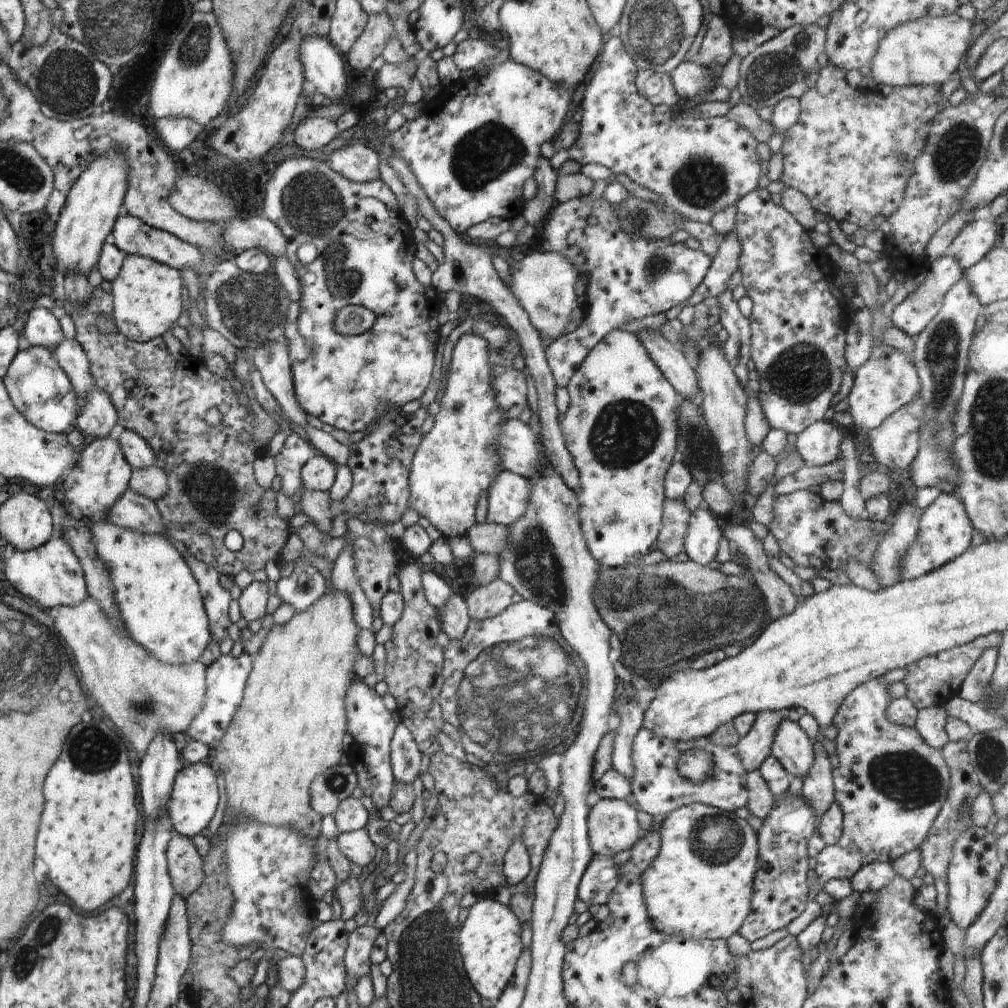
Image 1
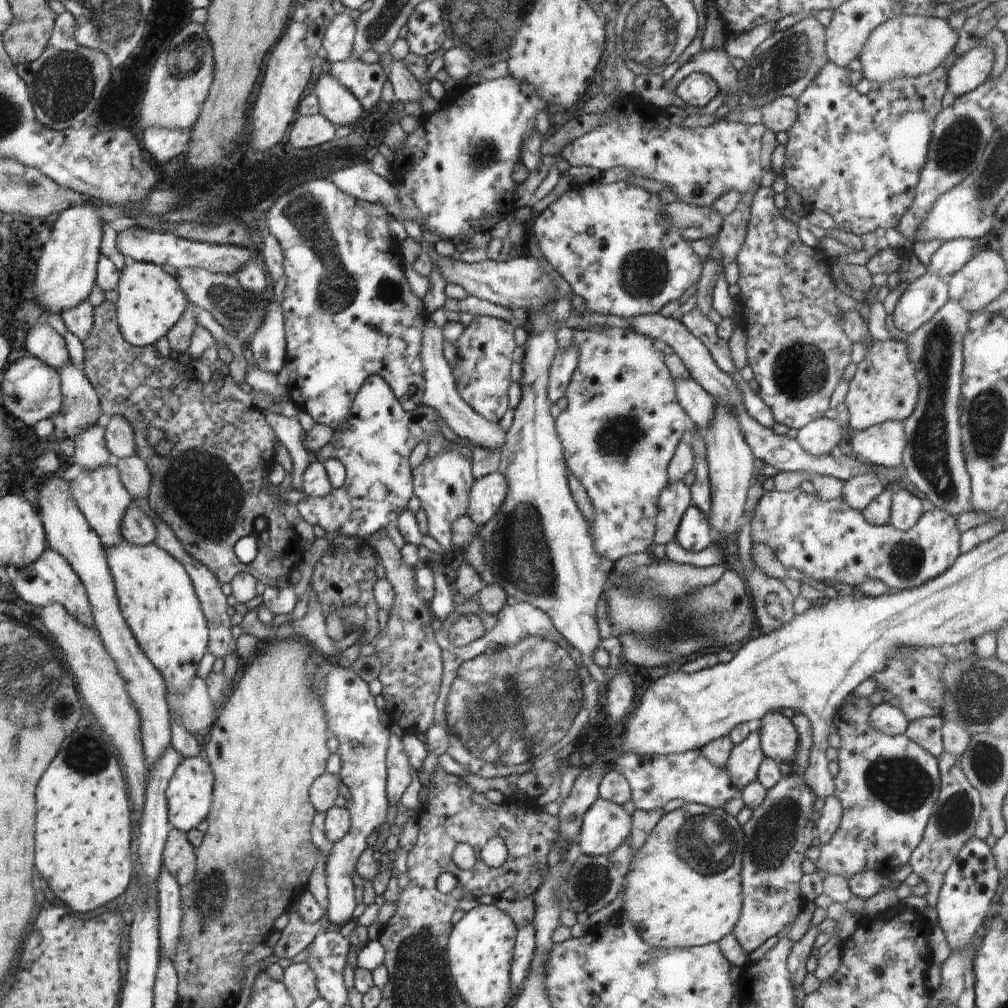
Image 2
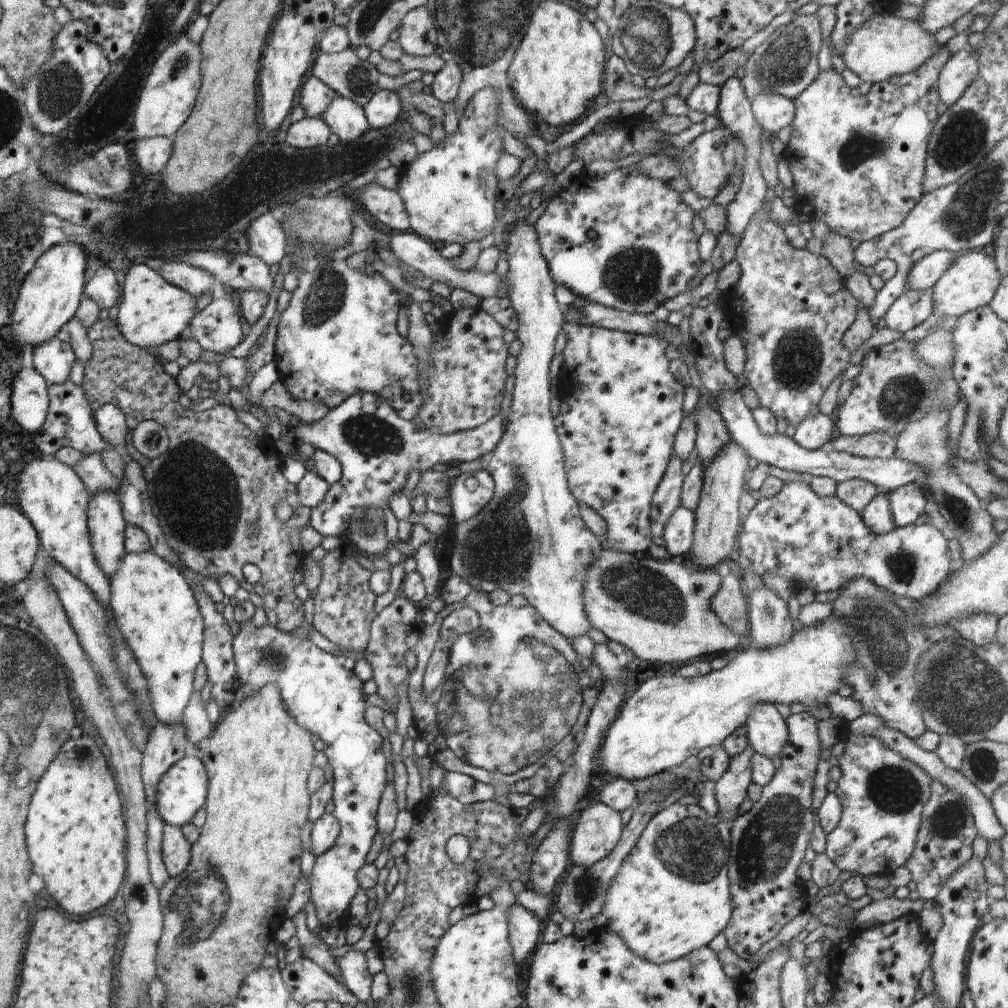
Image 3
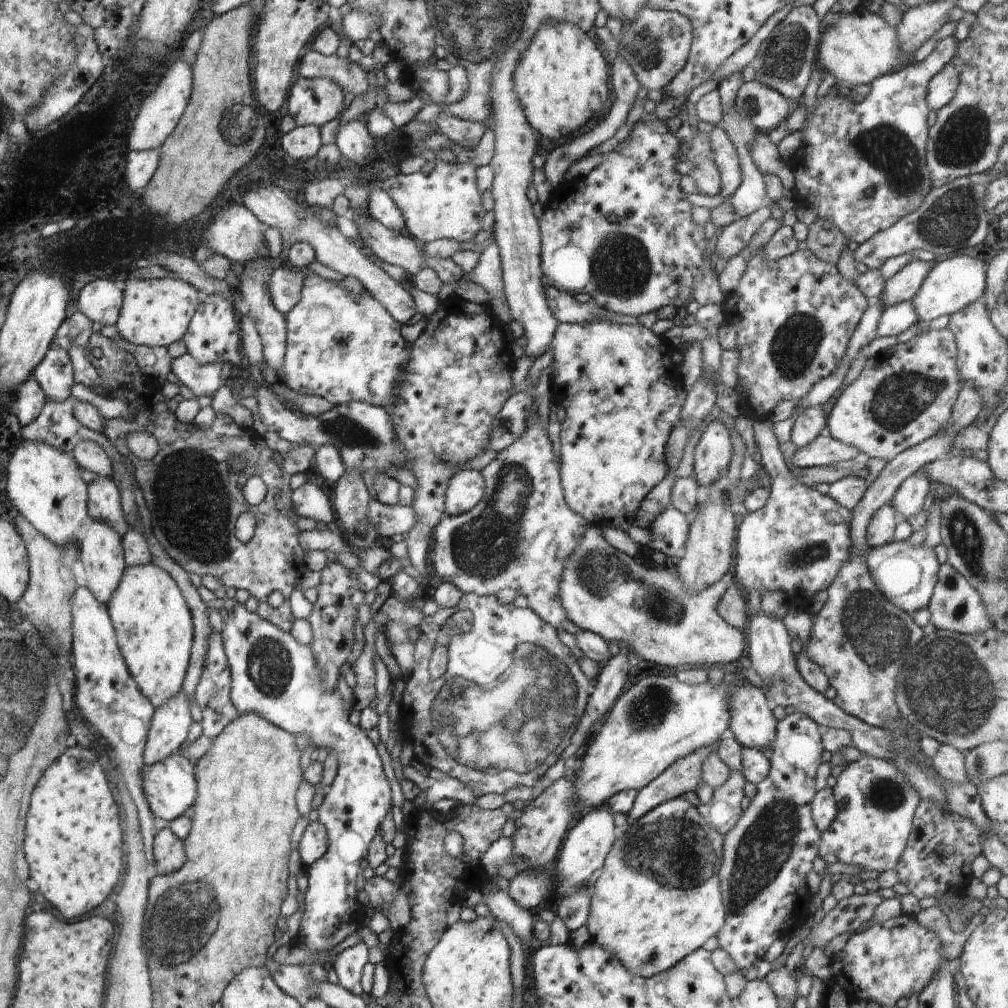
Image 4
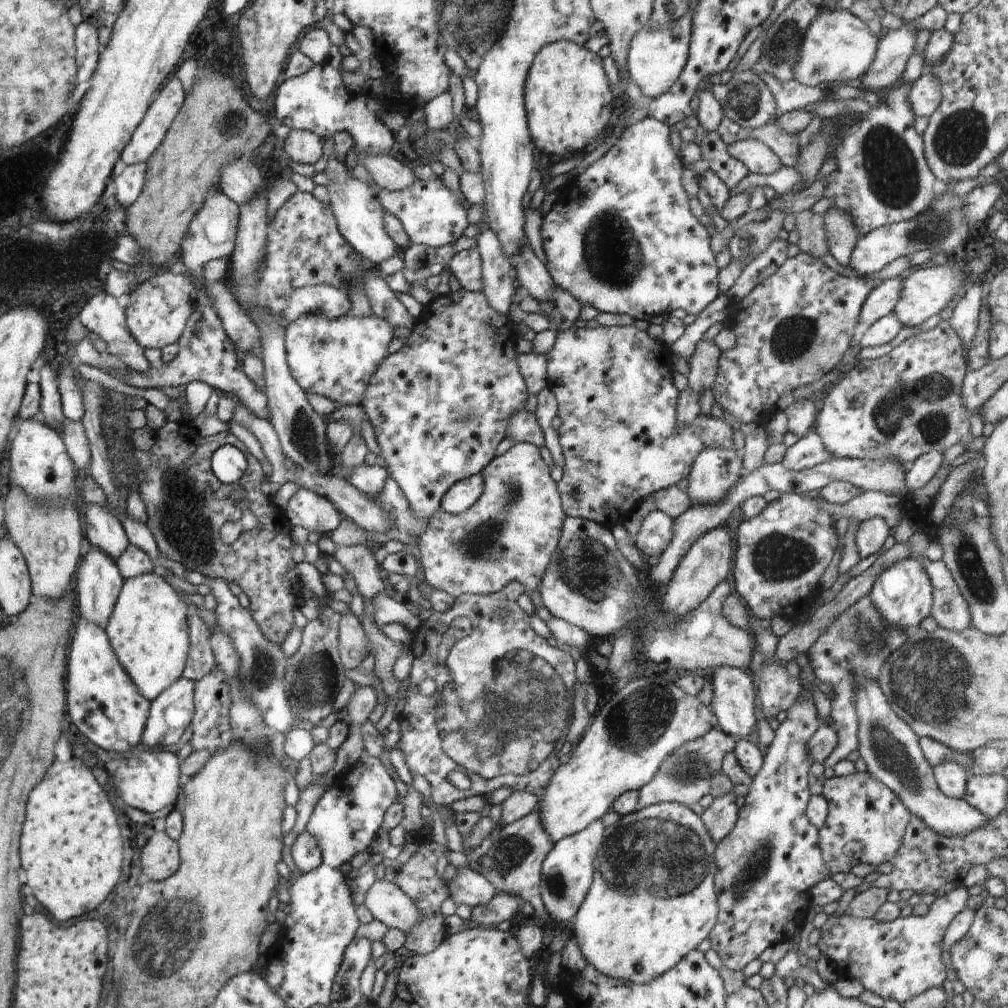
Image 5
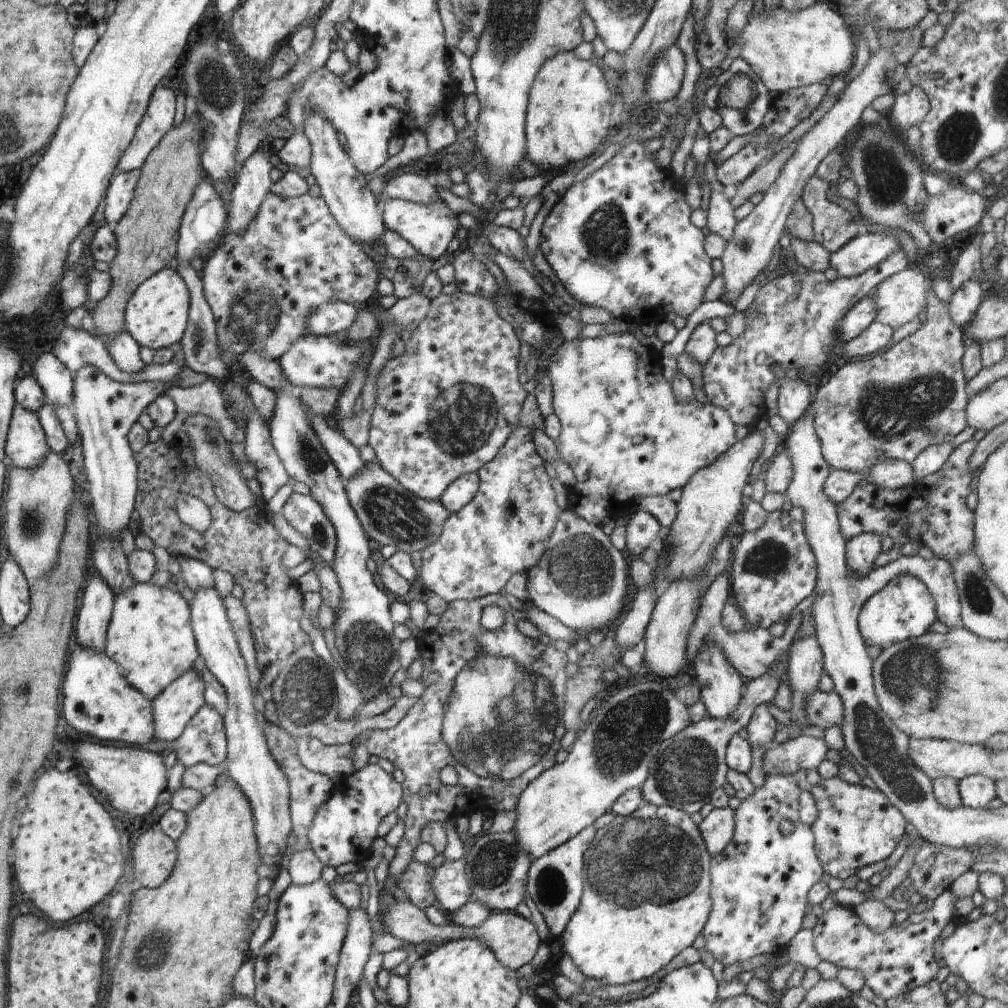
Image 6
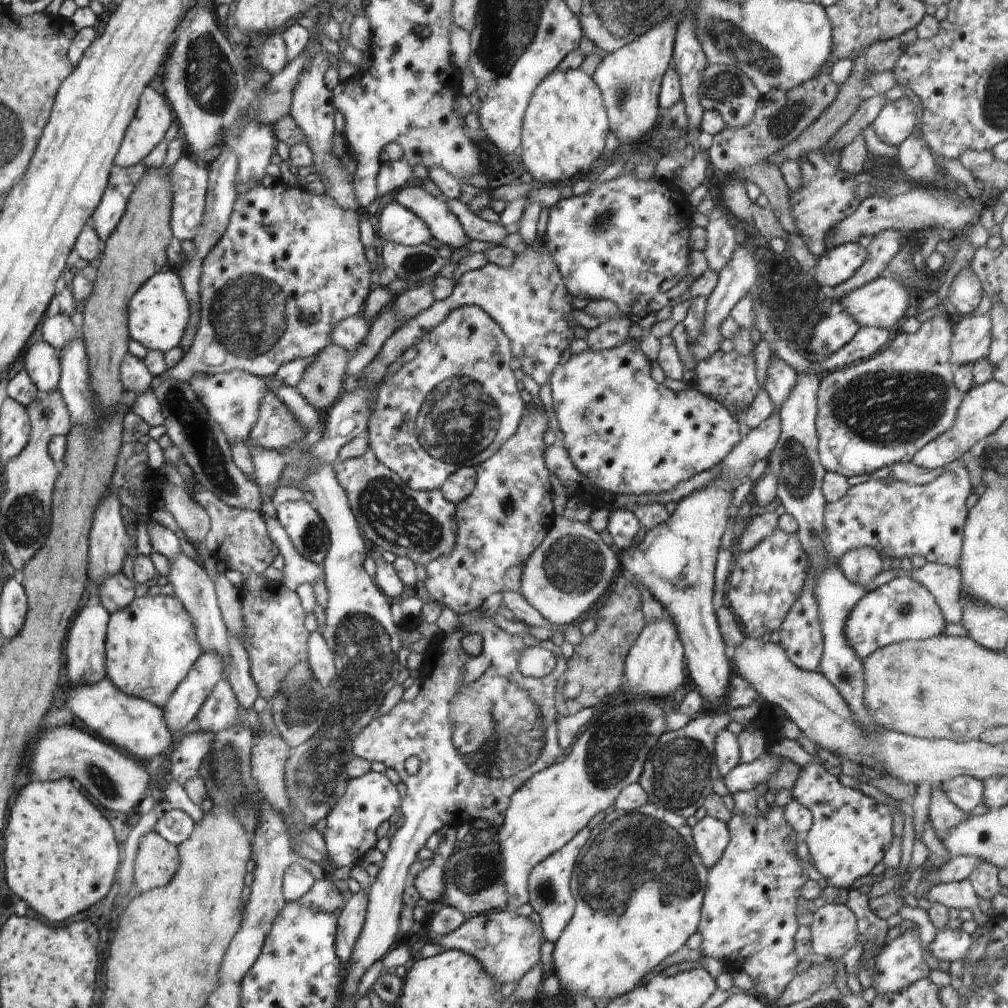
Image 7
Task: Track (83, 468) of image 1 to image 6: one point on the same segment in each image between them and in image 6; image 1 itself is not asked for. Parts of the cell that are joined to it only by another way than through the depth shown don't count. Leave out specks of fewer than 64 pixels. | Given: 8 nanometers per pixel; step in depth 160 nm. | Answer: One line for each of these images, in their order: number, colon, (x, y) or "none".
2: (100, 495)
3: (107, 525)
4: (101, 550)
5: (99, 582)
6: (95, 613)

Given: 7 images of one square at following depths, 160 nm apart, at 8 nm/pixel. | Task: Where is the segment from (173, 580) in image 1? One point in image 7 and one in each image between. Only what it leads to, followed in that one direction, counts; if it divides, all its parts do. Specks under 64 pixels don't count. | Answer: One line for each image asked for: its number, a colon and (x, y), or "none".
2: (156, 596)
3: (153, 607)
4: (153, 622)
5: (148, 630)
6: (150, 636)
7: (151, 645)

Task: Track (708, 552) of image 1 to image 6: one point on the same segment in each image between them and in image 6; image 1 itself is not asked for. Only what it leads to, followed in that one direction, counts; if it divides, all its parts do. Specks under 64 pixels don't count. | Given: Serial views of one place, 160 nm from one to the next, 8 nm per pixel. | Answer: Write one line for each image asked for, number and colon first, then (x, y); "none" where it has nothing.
2: (693, 533)
3: (678, 532)
4: (669, 530)
5: (655, 534)
6: (643, 530)

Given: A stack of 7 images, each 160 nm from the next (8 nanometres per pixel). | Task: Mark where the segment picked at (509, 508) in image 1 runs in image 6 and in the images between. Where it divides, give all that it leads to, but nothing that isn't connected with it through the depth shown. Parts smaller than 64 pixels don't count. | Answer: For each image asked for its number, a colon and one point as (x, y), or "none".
2: (487, 493)
3: (464, 503)
4: (466, 488)
5: (464, 494)
6: (461, 491)

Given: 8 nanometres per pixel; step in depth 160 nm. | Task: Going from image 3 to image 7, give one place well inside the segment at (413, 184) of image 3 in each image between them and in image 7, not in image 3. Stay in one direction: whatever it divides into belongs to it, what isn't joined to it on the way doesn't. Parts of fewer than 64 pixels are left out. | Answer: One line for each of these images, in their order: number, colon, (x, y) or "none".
4: (441, 201)
5: (430, 214)
6: (429, 229)
7: (397, 224)

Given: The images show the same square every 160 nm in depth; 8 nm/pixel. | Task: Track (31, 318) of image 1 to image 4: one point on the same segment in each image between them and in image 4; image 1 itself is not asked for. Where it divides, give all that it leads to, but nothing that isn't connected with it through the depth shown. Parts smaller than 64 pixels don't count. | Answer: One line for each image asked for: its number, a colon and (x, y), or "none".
2: (43, 341)
3: (53, 360)
4: (55, 374)

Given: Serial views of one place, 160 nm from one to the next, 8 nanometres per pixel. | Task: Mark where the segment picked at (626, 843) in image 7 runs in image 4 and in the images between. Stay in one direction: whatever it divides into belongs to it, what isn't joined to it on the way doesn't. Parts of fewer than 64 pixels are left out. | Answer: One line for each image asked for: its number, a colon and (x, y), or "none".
4: (657, 898)
5: (652, 900)
6: (628, 926)

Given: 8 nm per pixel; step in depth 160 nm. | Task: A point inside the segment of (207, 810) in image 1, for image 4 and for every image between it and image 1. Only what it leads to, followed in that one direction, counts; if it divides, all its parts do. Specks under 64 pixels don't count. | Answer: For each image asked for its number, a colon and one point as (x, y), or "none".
2: (189, 796)
3: (182, 791)
4: (169, 786)

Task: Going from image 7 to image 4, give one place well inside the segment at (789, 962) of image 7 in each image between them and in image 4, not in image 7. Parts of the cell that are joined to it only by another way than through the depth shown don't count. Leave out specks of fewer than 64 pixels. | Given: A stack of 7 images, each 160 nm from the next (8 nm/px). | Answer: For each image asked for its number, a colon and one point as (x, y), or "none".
4: (767, 855)
5: (766, 867)
6: (759, 884)

